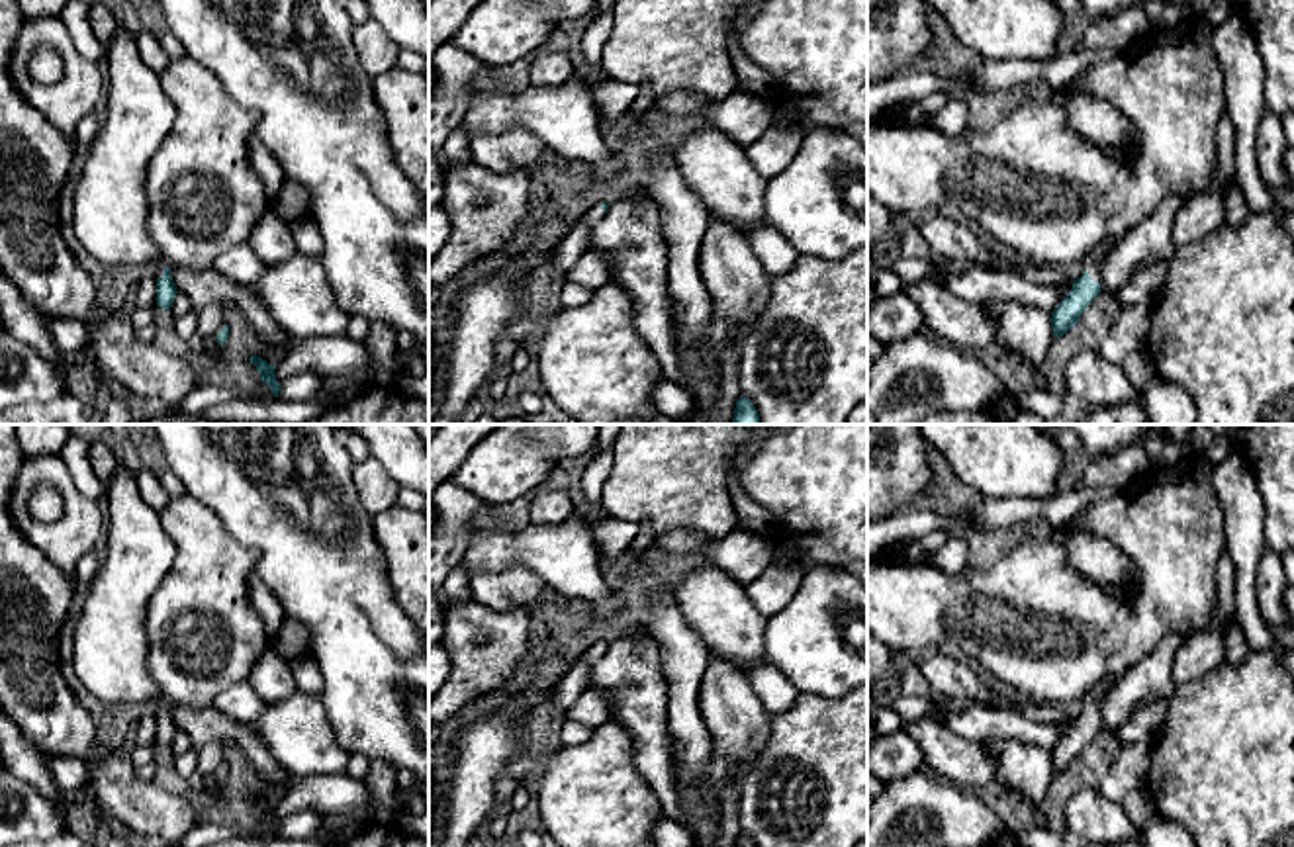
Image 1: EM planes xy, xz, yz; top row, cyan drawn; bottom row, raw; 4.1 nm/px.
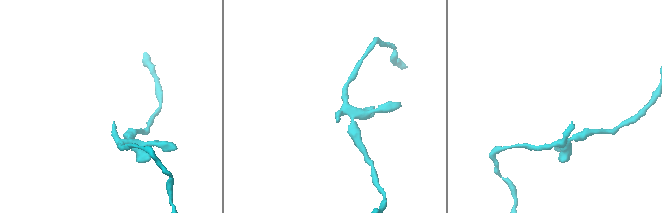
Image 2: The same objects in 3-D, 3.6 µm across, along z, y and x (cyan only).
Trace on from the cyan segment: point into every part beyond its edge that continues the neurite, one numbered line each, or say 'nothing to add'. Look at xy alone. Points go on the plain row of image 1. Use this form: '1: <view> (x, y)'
1: xy (110, 648)

